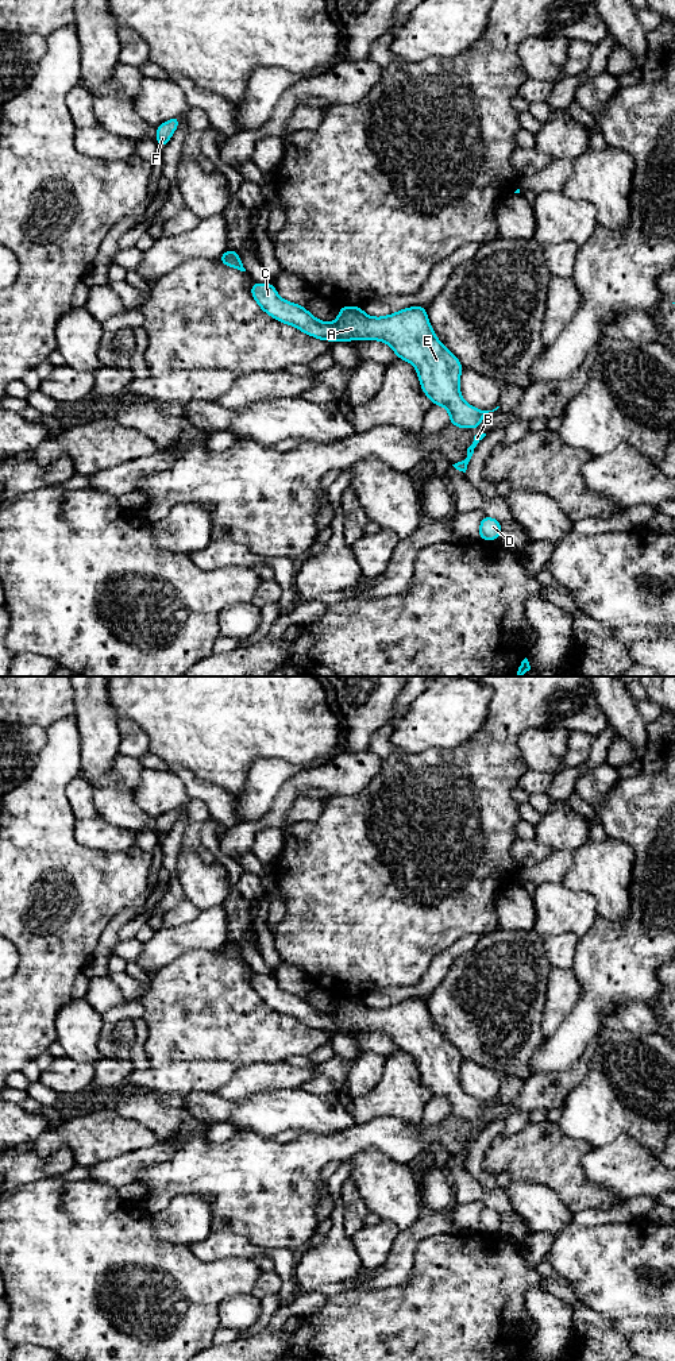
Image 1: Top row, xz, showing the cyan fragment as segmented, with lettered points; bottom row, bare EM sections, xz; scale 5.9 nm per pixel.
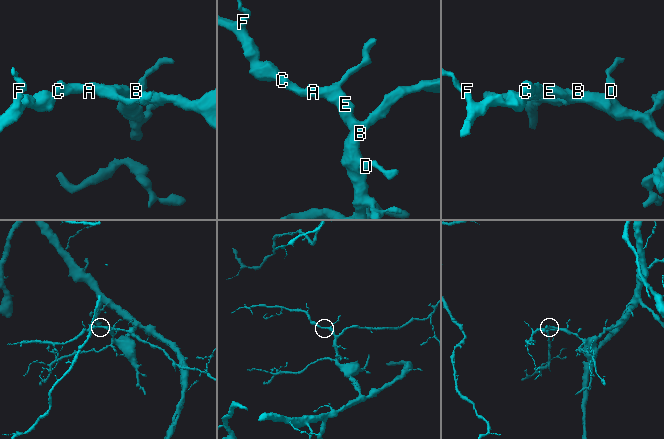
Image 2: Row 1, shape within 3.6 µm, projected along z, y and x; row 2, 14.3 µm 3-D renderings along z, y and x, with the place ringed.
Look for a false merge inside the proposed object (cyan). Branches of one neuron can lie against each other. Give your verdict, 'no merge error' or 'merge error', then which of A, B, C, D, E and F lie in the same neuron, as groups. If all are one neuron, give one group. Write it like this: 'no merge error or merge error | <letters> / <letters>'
no merge error | A B C D E F

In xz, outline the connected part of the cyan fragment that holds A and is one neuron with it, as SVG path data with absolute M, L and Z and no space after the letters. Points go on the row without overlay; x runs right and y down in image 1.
M252 972L251 986L255 990L255 992L258 994L258 996L261 998L261 1000L265 1002L267 1006L270 1006L273 1010L275 1010L281 1014L293 1017L297 1021L305 1023L306 1026L315 1028L320 1032L329 1032L329 1033L336 1033L336 1032L343 1032L343 1033L348 1033L348 1032L381 1032L381 1033L385 1033L387 1037L390 1037L393 1040L393 1042L396 1044L396 1046L400 1050L404 1050L416 1059L417 1068L420 1071L421 1080L423 1080L424 1086L431 1090L433 1096L441 1096L450 1103L450 1114L455 1118L477 1119L489 1103L494 1103L500 1099L500 1098L497 1098L493 1102L479 1102L479 1100L468 1096L463 1091L460 1082L459 1082L460 1064L463 1061L463 1057L458 1052L458 1049L451 1042L448 1042L443 1037L443 1034L436 1029L436 1026L432 1021L432 1017L428 1013L425 998L410 998L410 999L405 999L400 1003L396 1003L393 1006L387 1006L385 1009L371 1009L371 1007L366 1006L360 1000L360 998L344 998L344 996L342 996L338 1010L333 1014L328 1015L328 1014L324 1014L316 1009L313 1009L306 1002L305 998L292 995L292 994L281 990L273 975L256 975Z

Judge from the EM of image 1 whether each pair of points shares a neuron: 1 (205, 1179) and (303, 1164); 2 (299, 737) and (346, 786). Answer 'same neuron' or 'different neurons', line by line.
1: same neuron
2: different neurons

